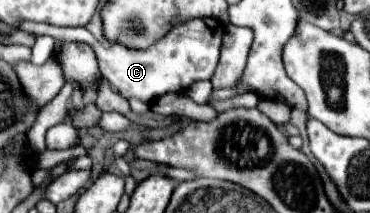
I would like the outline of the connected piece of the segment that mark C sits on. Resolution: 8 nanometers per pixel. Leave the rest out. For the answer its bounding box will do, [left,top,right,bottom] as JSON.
[20,17,224,103]

